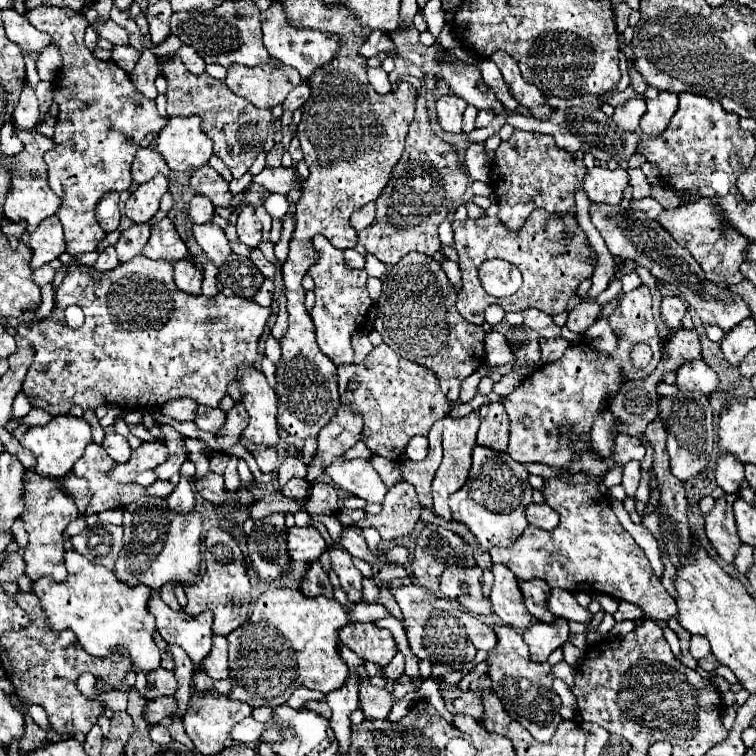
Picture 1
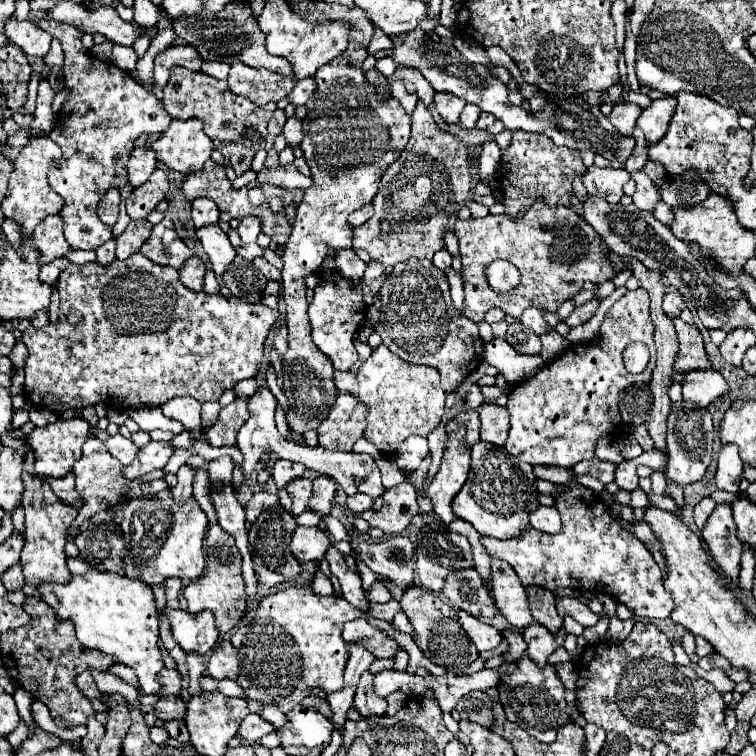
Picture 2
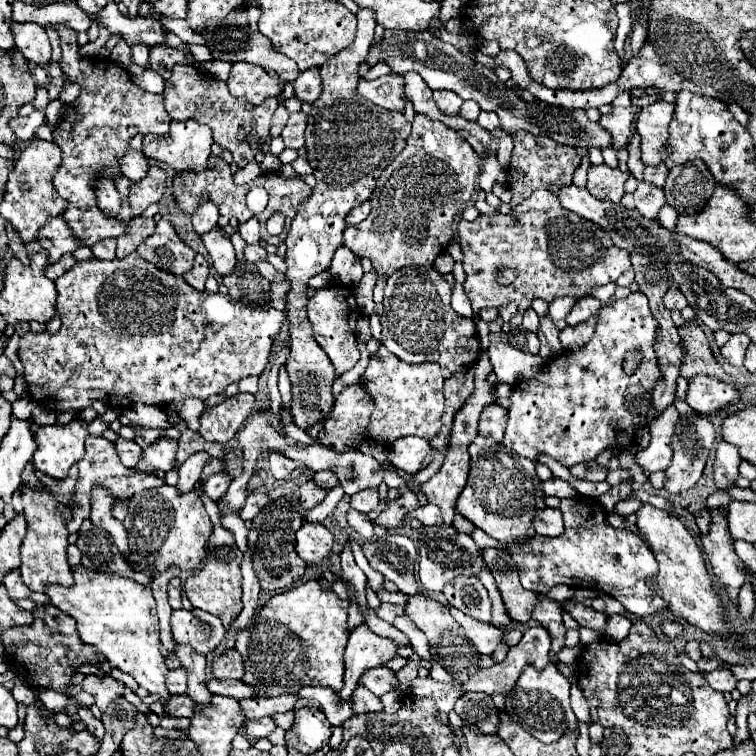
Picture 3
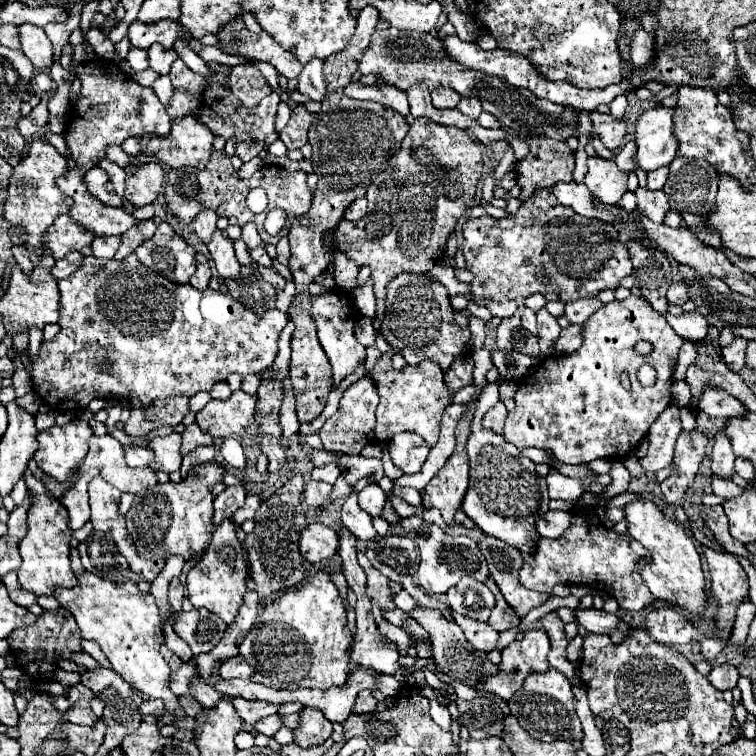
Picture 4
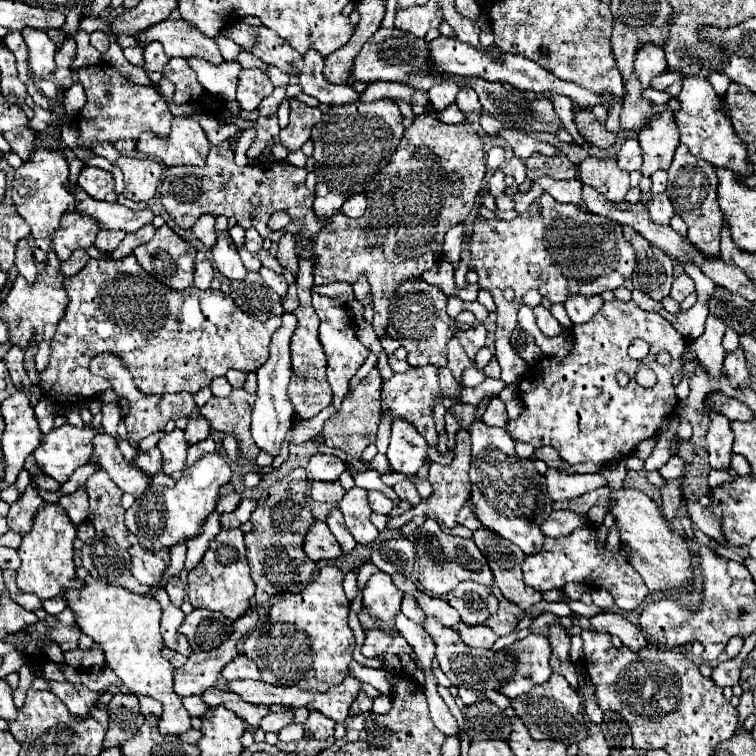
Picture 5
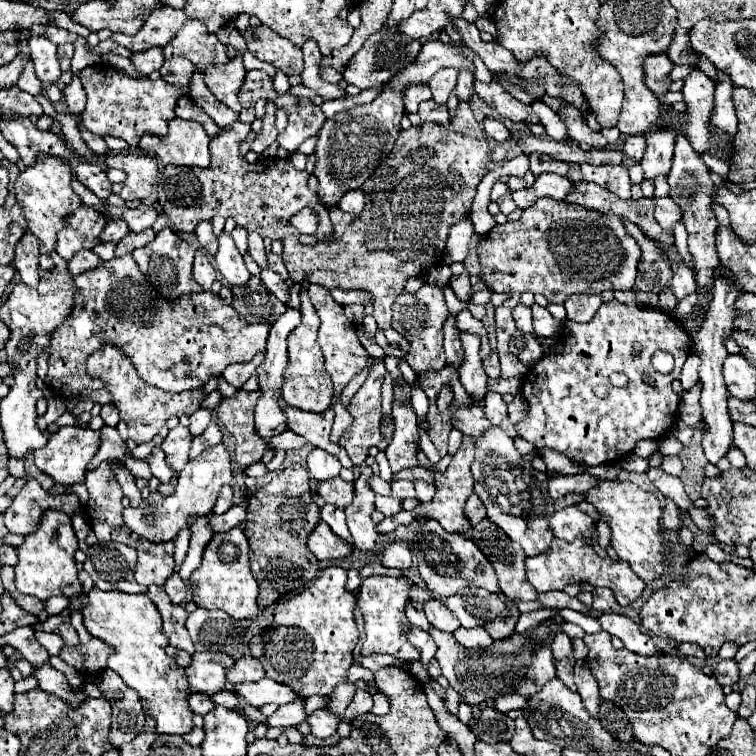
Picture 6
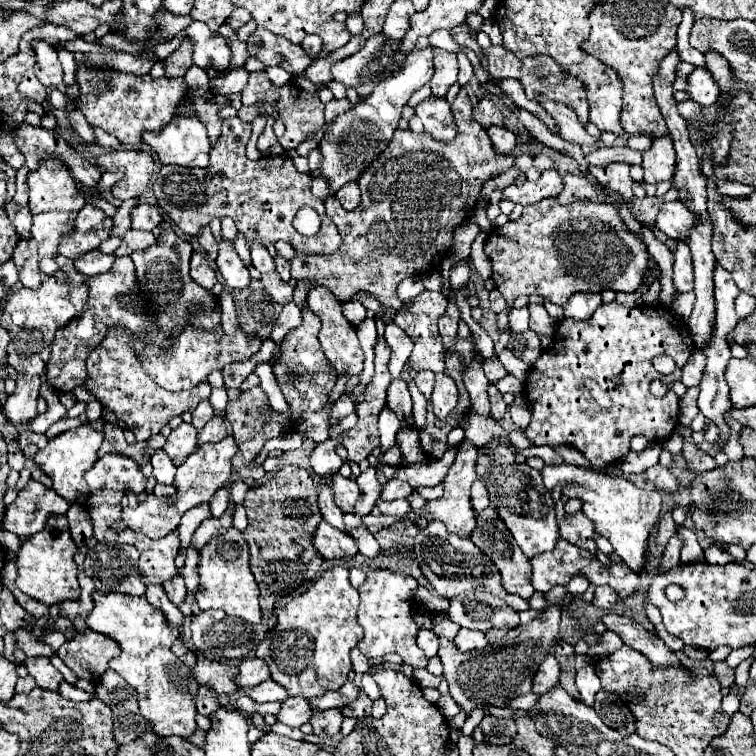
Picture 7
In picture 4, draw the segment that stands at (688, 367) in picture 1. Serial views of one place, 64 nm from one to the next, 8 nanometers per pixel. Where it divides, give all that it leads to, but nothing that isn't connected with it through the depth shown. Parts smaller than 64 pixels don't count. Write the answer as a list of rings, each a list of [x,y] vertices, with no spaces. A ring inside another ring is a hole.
[[[706,388],[696,406],[708,416],[716,418],[738,418],[748,414],[748,408],[742,402],[738,402],[734,396],[718,388]]]

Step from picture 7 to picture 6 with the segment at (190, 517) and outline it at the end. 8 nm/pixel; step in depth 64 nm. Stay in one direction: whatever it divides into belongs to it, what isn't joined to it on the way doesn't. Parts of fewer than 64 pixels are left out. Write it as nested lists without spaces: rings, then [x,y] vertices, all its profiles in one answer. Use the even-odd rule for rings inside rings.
[[[196,520],[188,522],[188,526],[186,526],[184,530],[180,530],[180,532],[178,532],[178,536],[176,536],[176,552],[174,552],[174,560],[176,560],[176,572],[180,570],[180,564],[182,564],[184,556],[186,556],[186,552],[188,552],[188,540],[190,540],[190,530],[192,530],[194,522],[196,522]]]

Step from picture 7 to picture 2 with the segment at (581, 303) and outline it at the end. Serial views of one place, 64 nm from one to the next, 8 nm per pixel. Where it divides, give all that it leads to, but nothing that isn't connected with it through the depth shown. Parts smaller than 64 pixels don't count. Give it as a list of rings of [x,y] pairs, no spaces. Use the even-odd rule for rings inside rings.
[[[588,300],[586,304],[582,304],[582,306],[576,306],[574,308],[574,312],[564,320],[570,328],[574,328],[574,326],[580,326],[580,324],[584,324],[596,310],[598,310],[598,300]]]

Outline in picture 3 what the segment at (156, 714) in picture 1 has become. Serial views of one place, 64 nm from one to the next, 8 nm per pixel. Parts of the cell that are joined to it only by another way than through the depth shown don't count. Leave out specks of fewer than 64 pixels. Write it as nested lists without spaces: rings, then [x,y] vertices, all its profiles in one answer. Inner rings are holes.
[[[184,694],[184,696],[172,696],[166,704],[164,704],[164,710],[166,714],[172,714],[172,716],[186,716],[186,718],[192,718],[194,716],[194,700]]]

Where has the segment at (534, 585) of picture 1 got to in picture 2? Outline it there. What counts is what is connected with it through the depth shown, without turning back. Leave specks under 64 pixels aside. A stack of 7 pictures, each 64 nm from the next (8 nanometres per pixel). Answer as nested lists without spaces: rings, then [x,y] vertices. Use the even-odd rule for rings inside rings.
[[[528,588],[528,598],[530,598],[530,610],[534,620],[546,626],[556,636],[562,628],[562,616],[556,610],[554,594],[544,588]]]

